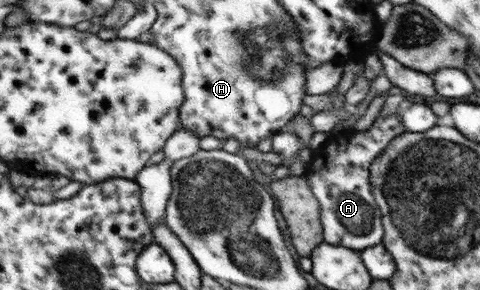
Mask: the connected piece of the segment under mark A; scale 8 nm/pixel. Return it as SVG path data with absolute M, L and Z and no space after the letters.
M397 113L377 117L366 131L353 132L349 137L333 134L319 147L308 153L307 169L303 174L308 188L320 204L320 223L325 243L333 243L357 251L383 242L383 216L374 202L369 187L369 164L393 139L405 133Z

